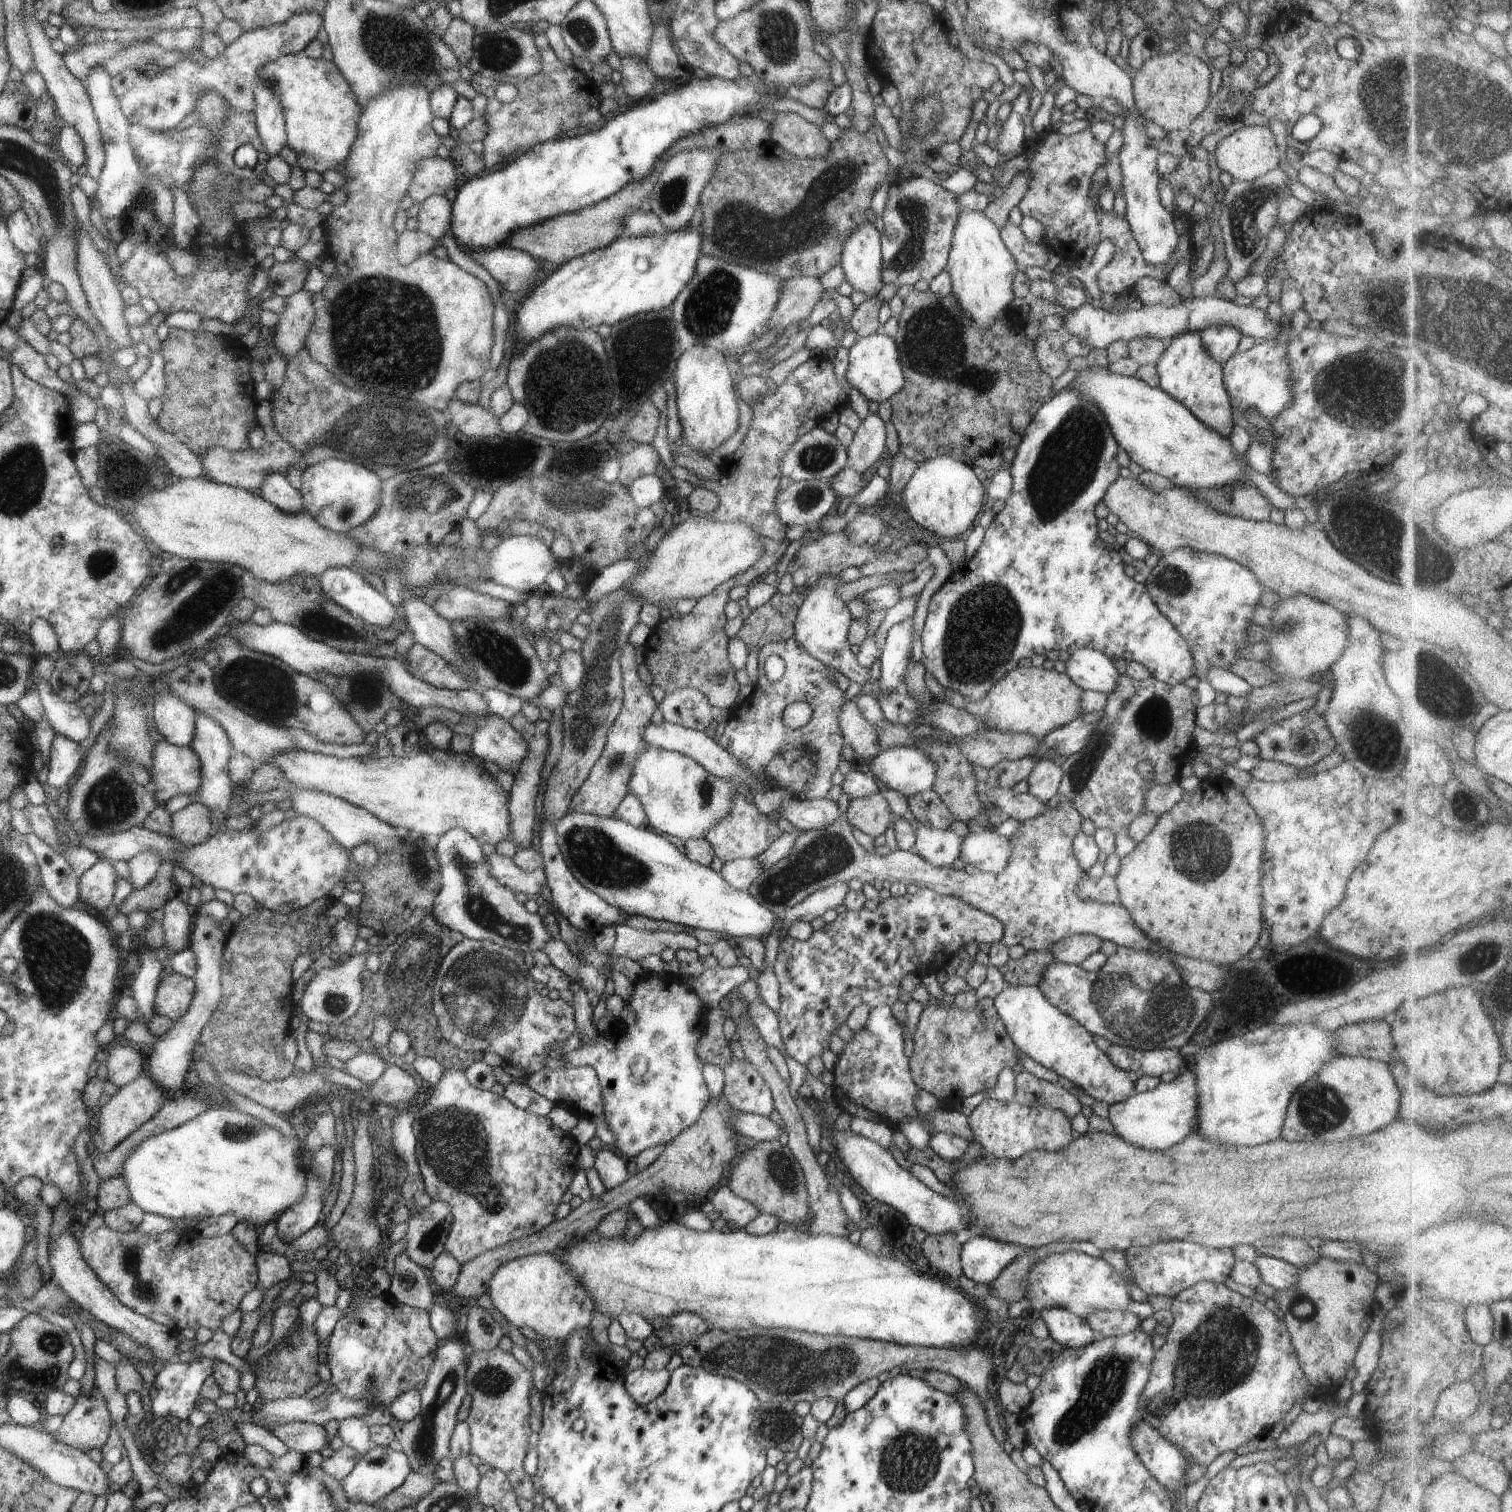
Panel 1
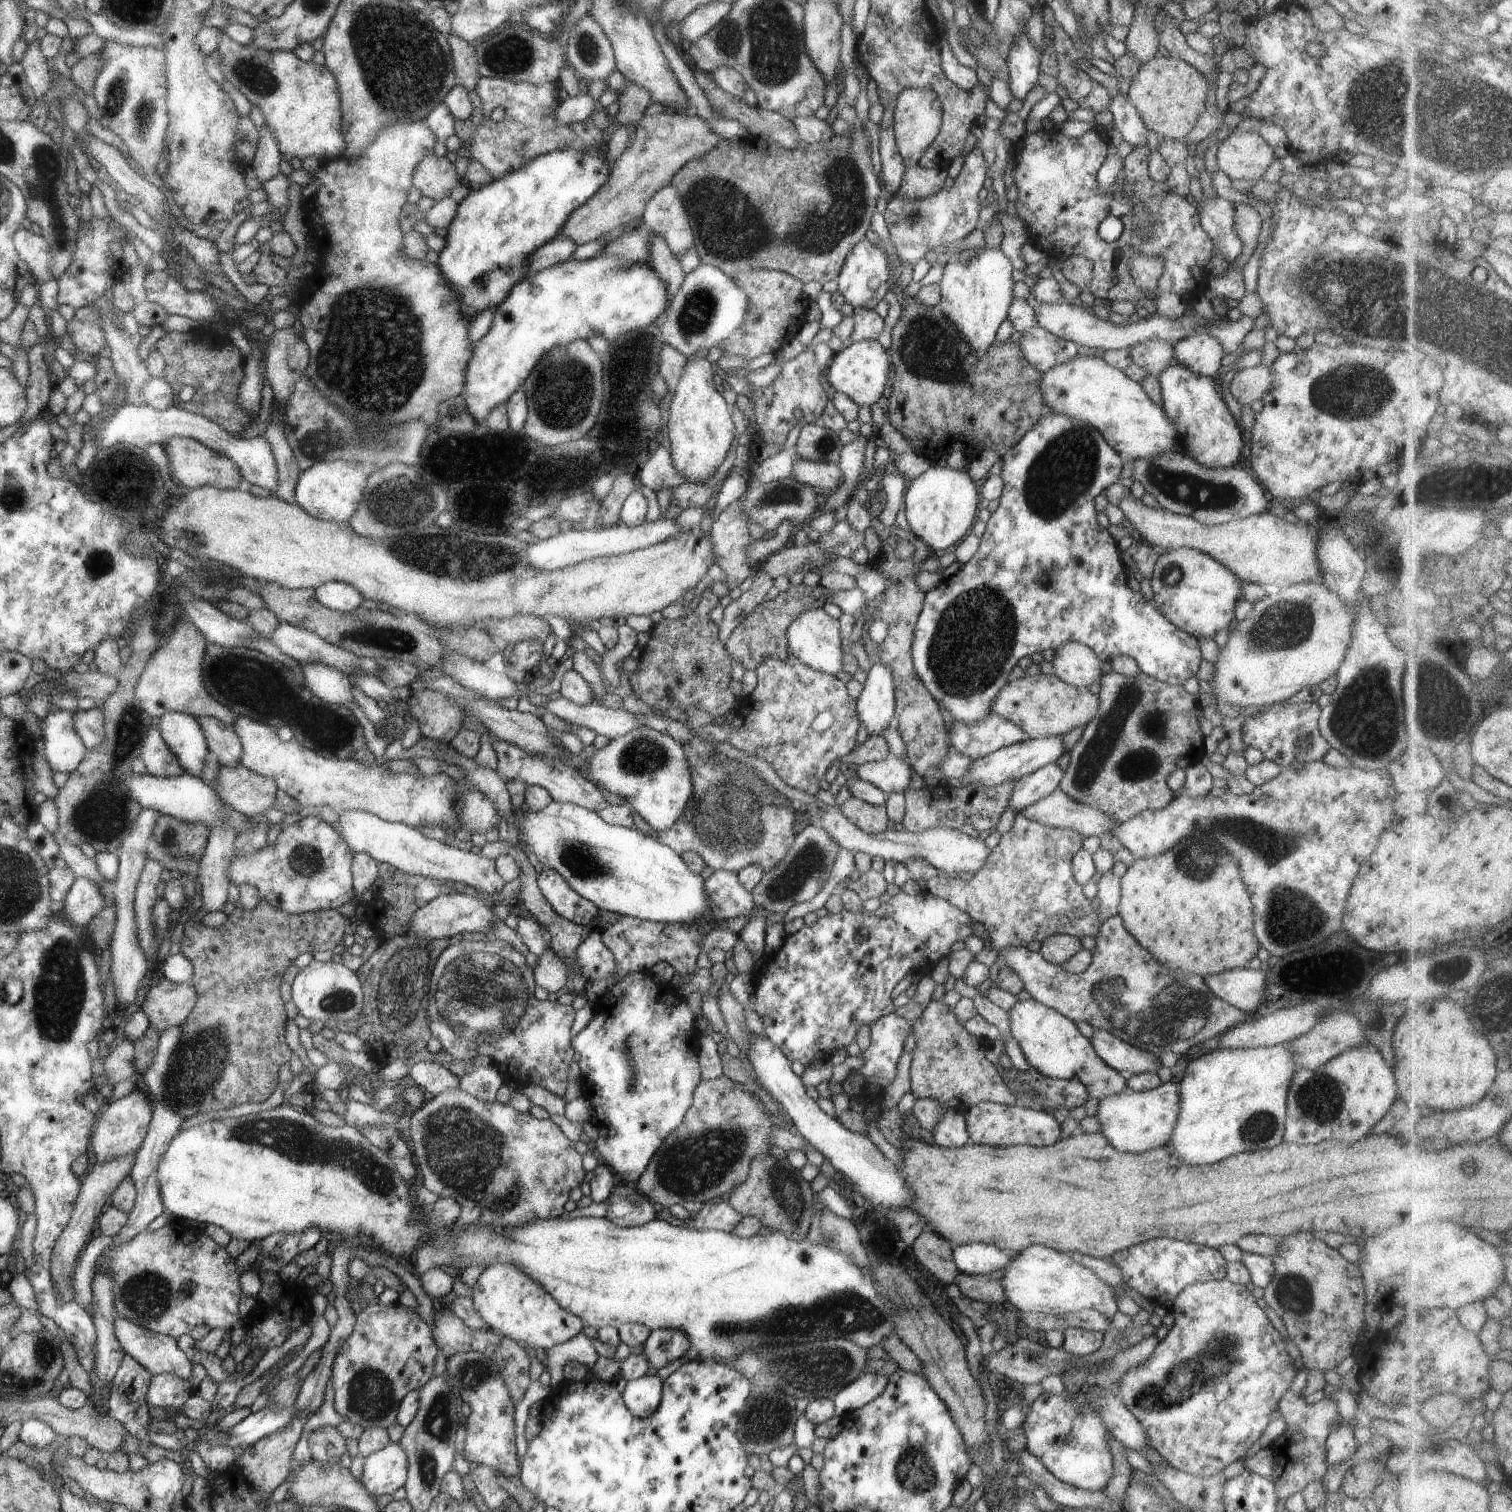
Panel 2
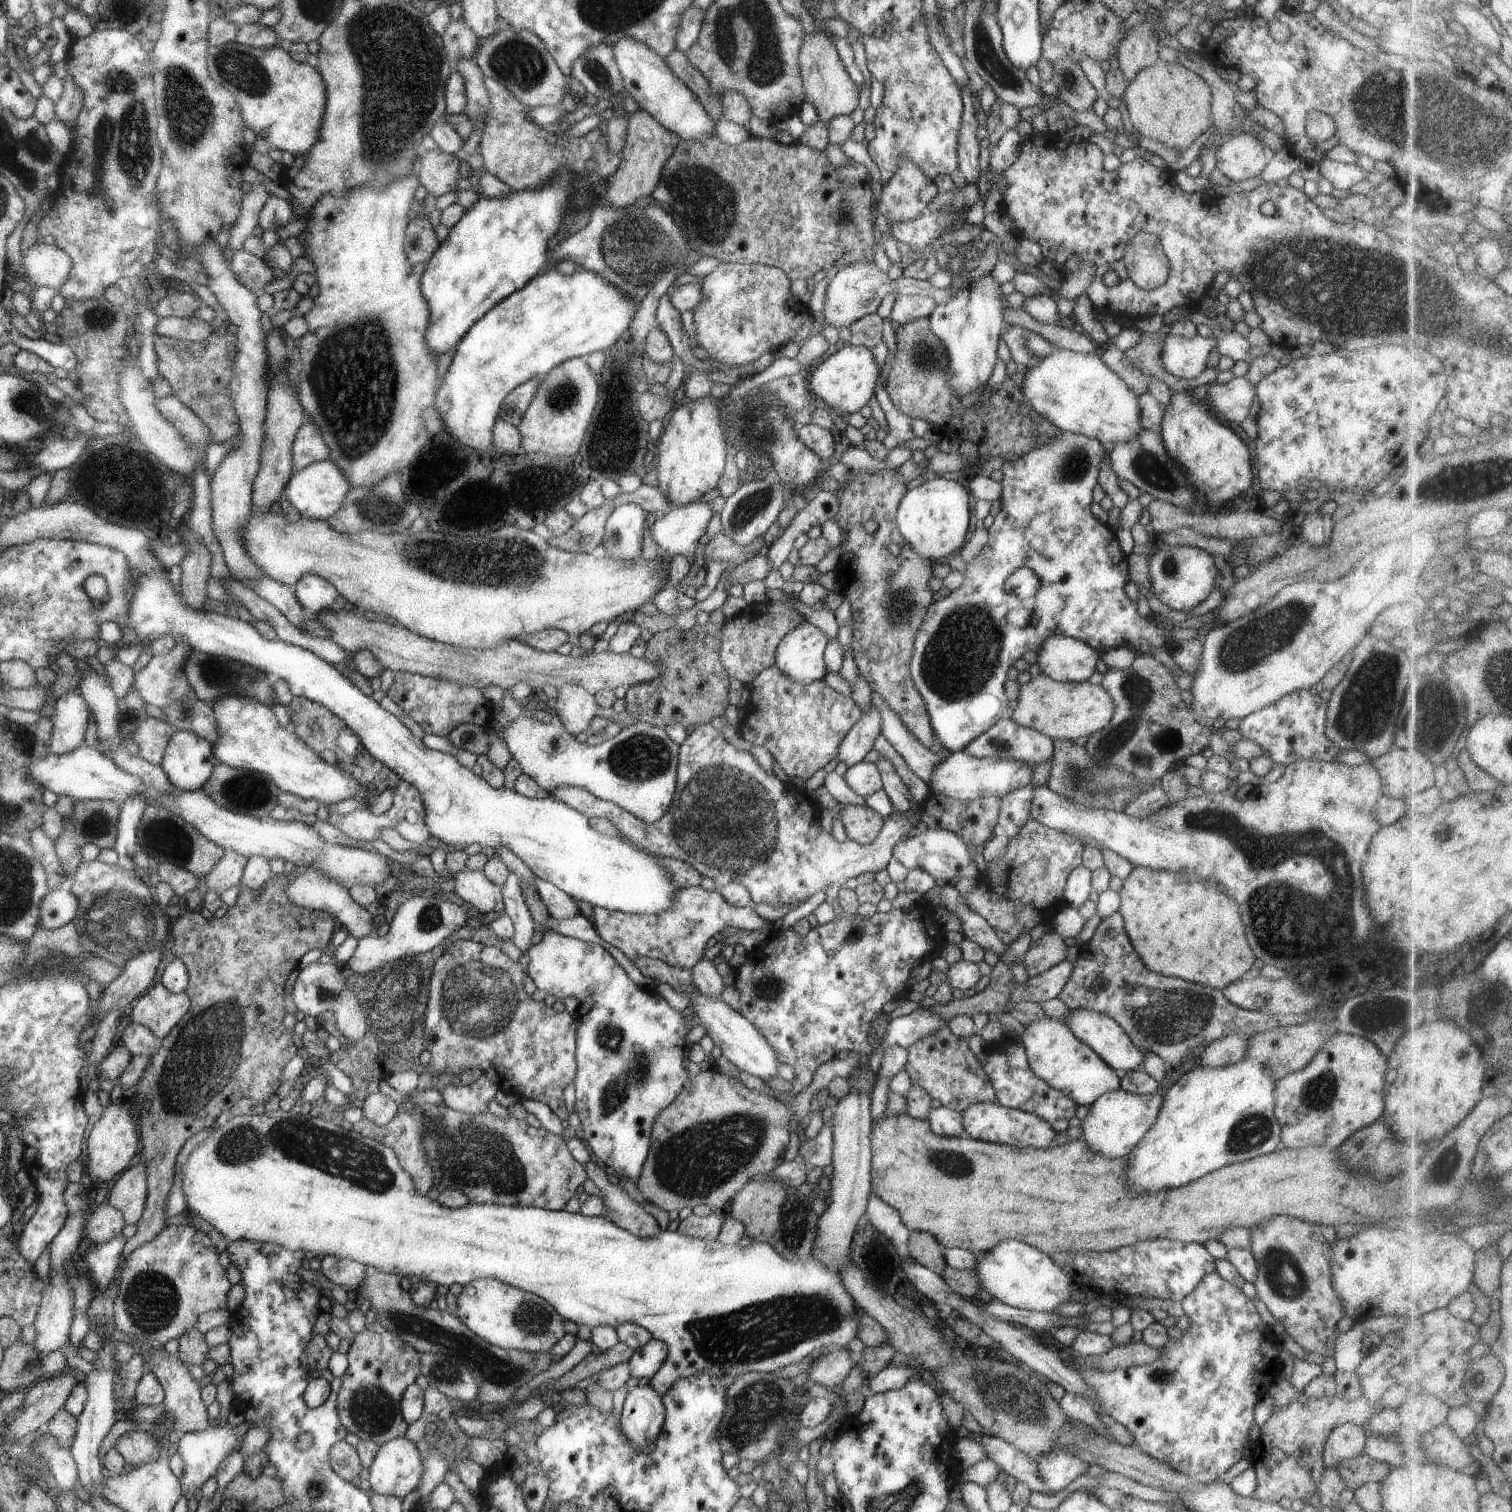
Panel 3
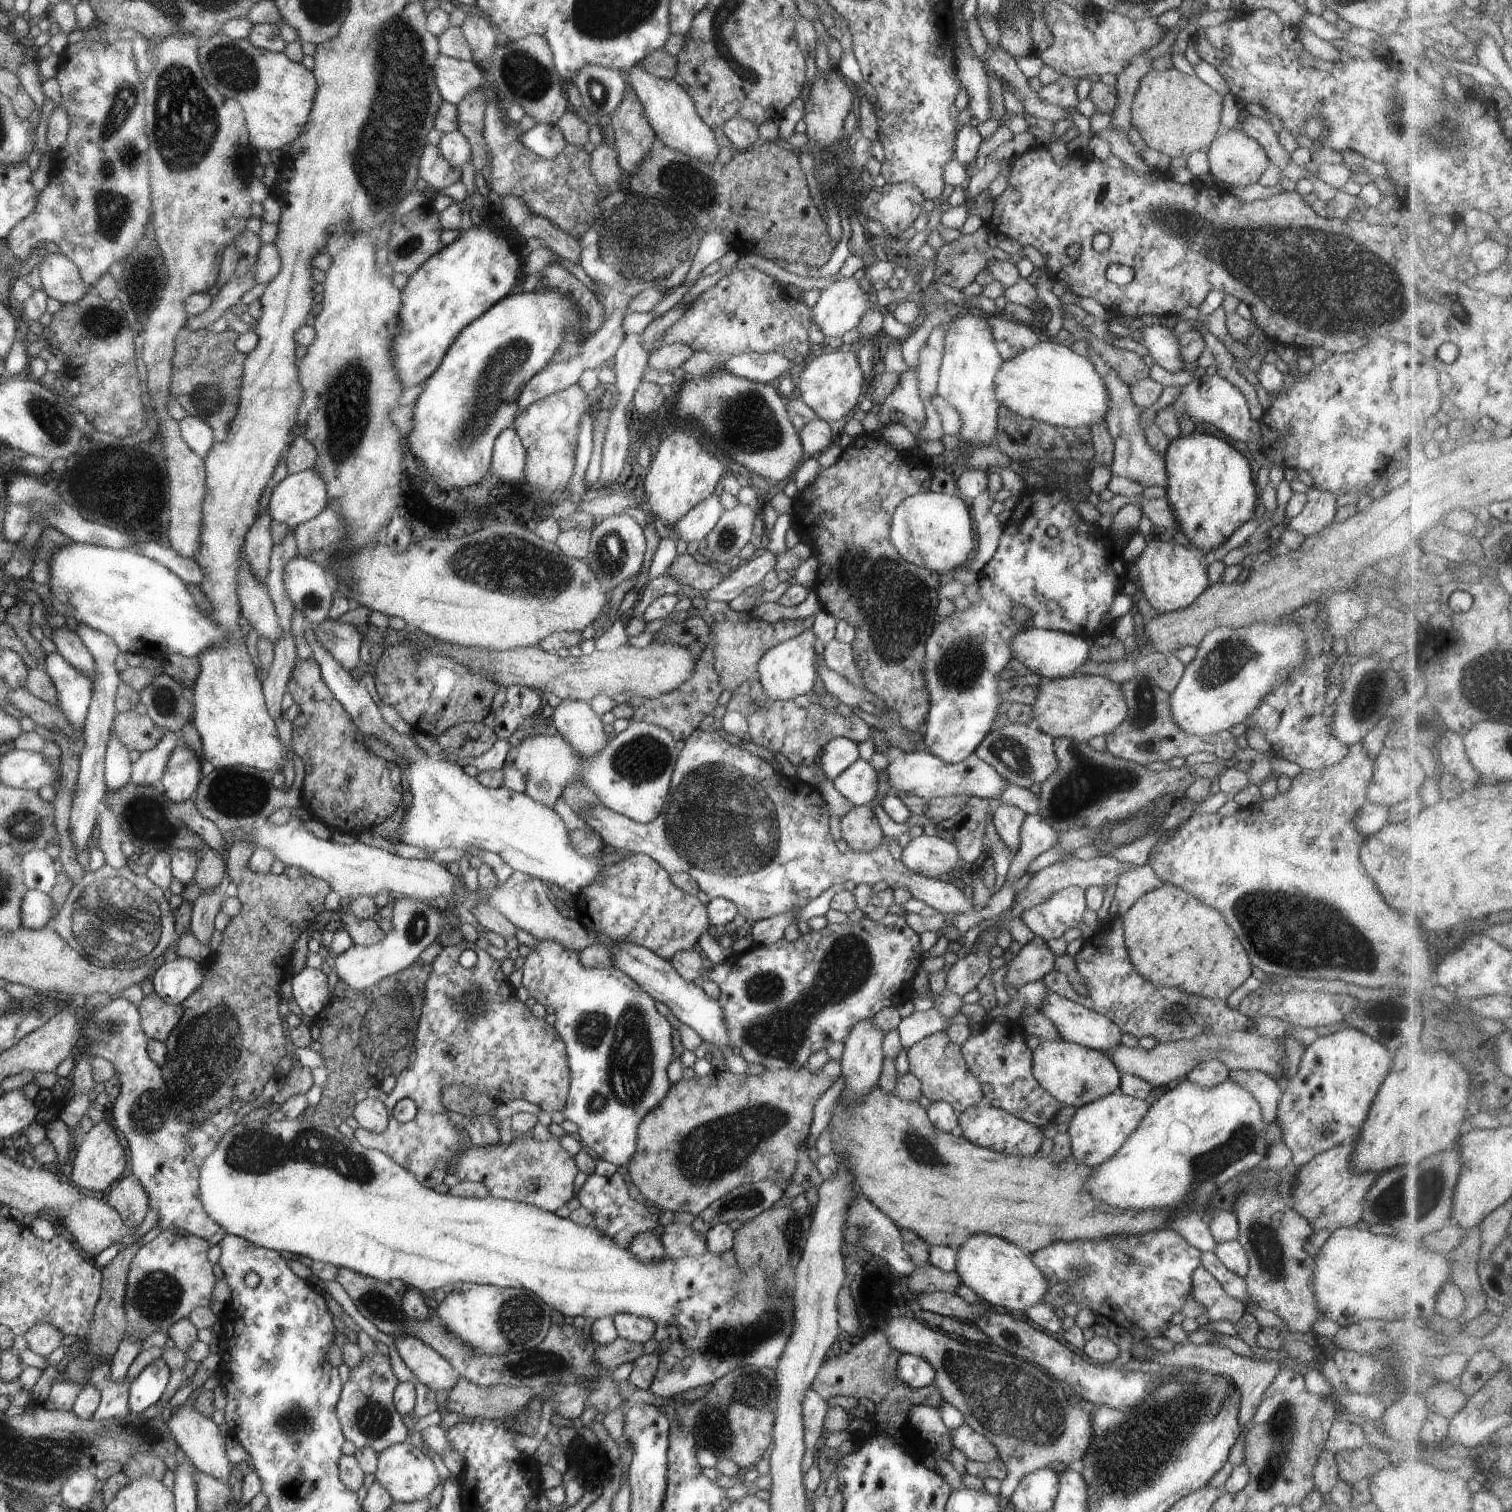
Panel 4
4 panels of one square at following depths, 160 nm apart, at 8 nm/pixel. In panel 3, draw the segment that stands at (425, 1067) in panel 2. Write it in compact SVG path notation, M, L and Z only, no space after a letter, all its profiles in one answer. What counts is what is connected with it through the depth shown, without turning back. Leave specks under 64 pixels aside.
M481 1075L469 1086L449 1085L441 1092L444 1106L461 1113L481 1115L489 1112L489 1102L496 1098L498 1088L488 1075Z

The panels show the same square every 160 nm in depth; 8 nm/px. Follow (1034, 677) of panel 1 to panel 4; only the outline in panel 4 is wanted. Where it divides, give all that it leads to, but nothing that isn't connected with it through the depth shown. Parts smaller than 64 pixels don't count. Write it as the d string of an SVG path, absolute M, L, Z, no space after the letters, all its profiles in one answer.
M1076 674L1060 679L1042 678L1033 706L1033 720L1052 738L1087 743L1094 736L1111 735L1128 716L1127 700L1120 683L1109 678Z

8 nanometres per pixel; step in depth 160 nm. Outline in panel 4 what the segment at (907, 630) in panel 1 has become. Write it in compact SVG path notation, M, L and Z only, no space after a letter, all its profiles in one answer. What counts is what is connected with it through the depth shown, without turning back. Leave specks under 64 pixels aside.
M836 737L828 741L819 752L820 768L829 780L834 780L853 762L858 760L858 743L848 737Z

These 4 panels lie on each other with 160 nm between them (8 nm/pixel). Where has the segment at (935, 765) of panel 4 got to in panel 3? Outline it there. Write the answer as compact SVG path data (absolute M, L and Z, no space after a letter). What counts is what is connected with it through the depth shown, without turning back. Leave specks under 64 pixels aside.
M956 751L948 754L934 767L927 784L932 793L957 801L971 801L980 796L1001 799L1013 790L1028 787L1033 777L1033 768L1012 759L973 757L964 751Z

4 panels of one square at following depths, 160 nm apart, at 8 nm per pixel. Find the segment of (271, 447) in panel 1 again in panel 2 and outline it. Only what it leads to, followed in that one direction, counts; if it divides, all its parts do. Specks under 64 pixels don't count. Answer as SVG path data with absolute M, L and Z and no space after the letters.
M175 436L164 442L162 447L169 460L172 476L178 480L183 488L196 489L203 486L214 486L221 489L244 488L244 478L242 478L241 470L235 463L197 440Z

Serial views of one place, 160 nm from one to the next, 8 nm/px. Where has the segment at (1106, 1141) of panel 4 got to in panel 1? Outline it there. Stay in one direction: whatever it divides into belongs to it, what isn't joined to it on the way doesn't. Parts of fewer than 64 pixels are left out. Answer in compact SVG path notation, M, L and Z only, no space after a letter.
M1190 1067L1183 1069L1171 1082L1160 1083L1152 1090L1136 1093L1128 1100L1109 1105L1108 1120L1114 1127L1114 1134L1134 1146L1163 1151L1178 1144L1197 1128L1196 1077Z

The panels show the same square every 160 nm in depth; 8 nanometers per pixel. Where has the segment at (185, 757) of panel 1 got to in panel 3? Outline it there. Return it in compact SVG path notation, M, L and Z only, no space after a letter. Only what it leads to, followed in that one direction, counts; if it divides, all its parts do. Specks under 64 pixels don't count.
M146 717L139 722L128 739L138 744L140 757L149 763L161 766L166 747L176 731L176 727L162 719Z

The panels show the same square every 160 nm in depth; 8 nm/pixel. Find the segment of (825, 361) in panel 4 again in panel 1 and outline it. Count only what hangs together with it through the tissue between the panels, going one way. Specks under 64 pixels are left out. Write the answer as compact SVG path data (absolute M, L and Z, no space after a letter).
M880 331L867 337L859 337L849 348L846 378L849 386L859 390L862 396L866 396L868 402L881 403L896 394L904 386L905 376L895 340Z

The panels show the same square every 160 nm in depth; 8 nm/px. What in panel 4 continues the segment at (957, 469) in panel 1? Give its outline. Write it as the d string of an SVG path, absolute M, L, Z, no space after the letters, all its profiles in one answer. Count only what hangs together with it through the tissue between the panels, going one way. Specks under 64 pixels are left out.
M933 491L905 498L896 508L889 532L901 557L917 567L939 575L963 568L975 550L974 528L970 510L962 499Z

